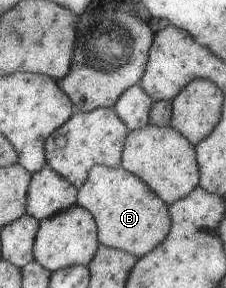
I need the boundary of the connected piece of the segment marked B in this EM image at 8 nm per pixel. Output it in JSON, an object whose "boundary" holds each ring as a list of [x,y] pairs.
{"boundary":[[[100,164],[92,166],[89,177],[79,189],[76,205],[86,208],[90,215],[94,217],[98,244],[129,253],[135,258],[141,258],[143,255],[150,253],[159,243],[165,240],[170,229],[168,206],[141,179],[121,167],[109,168]]]}

